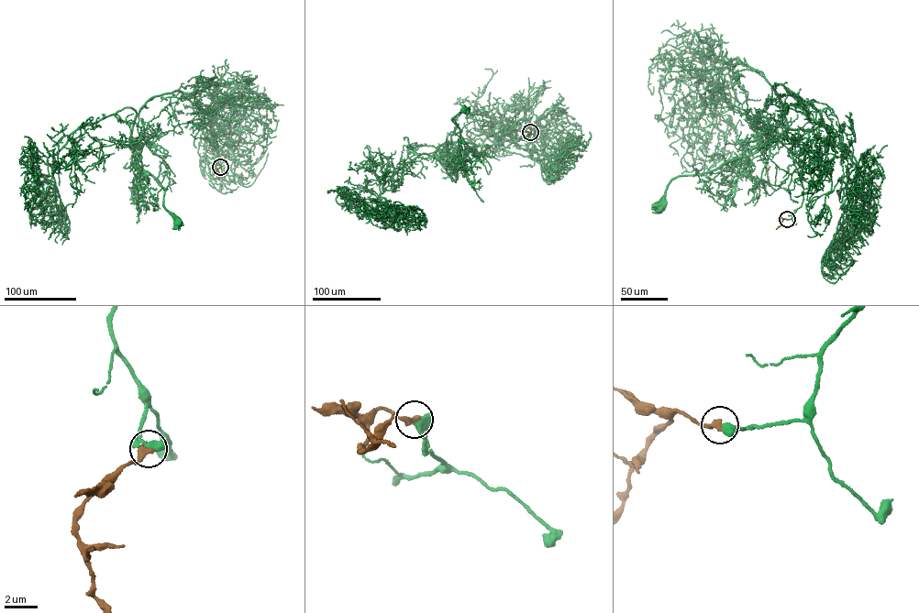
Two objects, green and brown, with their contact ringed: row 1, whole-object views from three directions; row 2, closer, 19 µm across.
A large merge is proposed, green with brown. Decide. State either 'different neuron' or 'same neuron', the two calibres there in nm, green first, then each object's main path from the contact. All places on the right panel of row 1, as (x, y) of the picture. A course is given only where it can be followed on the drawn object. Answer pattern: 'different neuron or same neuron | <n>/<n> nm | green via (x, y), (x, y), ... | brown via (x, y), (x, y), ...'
same neuron | 550/360 nm | green via (786, 219), (803, 190), (788, 148), (821, 117), (780, 83), (788, 129), (748, 155), (671, 180), (658, 206) | brown via (787, 219), (784, 218), (776, 229)

